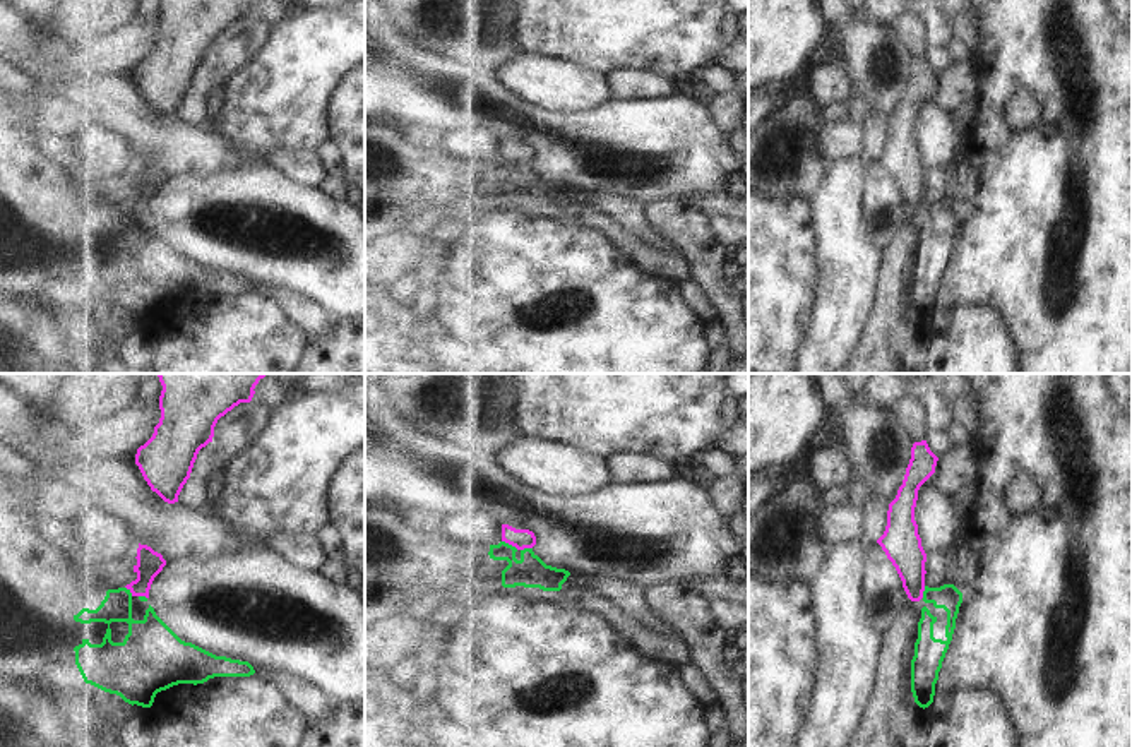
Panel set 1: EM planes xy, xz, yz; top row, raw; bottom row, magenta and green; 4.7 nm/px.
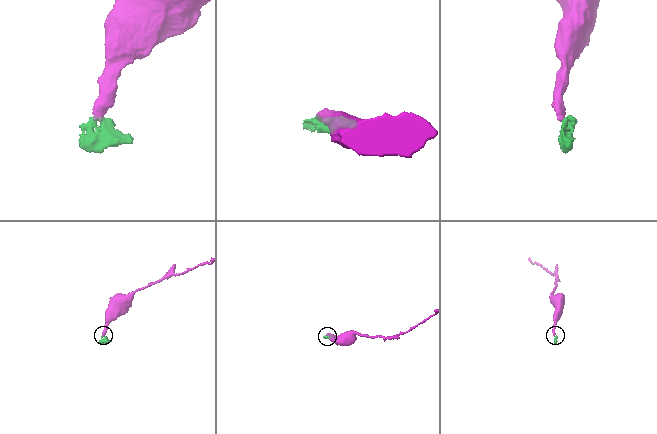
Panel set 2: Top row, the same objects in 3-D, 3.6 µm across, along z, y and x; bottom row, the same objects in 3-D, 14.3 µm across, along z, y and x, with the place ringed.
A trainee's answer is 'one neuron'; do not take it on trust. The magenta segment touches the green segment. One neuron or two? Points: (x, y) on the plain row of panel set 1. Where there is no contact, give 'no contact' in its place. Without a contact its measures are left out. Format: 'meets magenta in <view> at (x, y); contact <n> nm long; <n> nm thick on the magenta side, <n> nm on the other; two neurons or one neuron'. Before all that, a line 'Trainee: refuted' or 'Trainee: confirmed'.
Trainee: refuted
meets magenta in xz at (511, 160); contact 90 nm long; 100 nm thick on the magenta side, 150 nm on the other; two neurons

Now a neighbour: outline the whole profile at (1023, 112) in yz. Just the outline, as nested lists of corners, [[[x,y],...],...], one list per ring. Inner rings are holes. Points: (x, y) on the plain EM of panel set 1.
[[[1017,89],[1009,99],[1004,113],[1009,128],[1016,134],[1034,128],[1043,118],[1041,103],[1028,89]]]

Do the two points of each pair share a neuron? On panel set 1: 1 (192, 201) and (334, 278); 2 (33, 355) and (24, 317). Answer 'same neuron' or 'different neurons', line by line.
1: same neuron
2: same neuron

